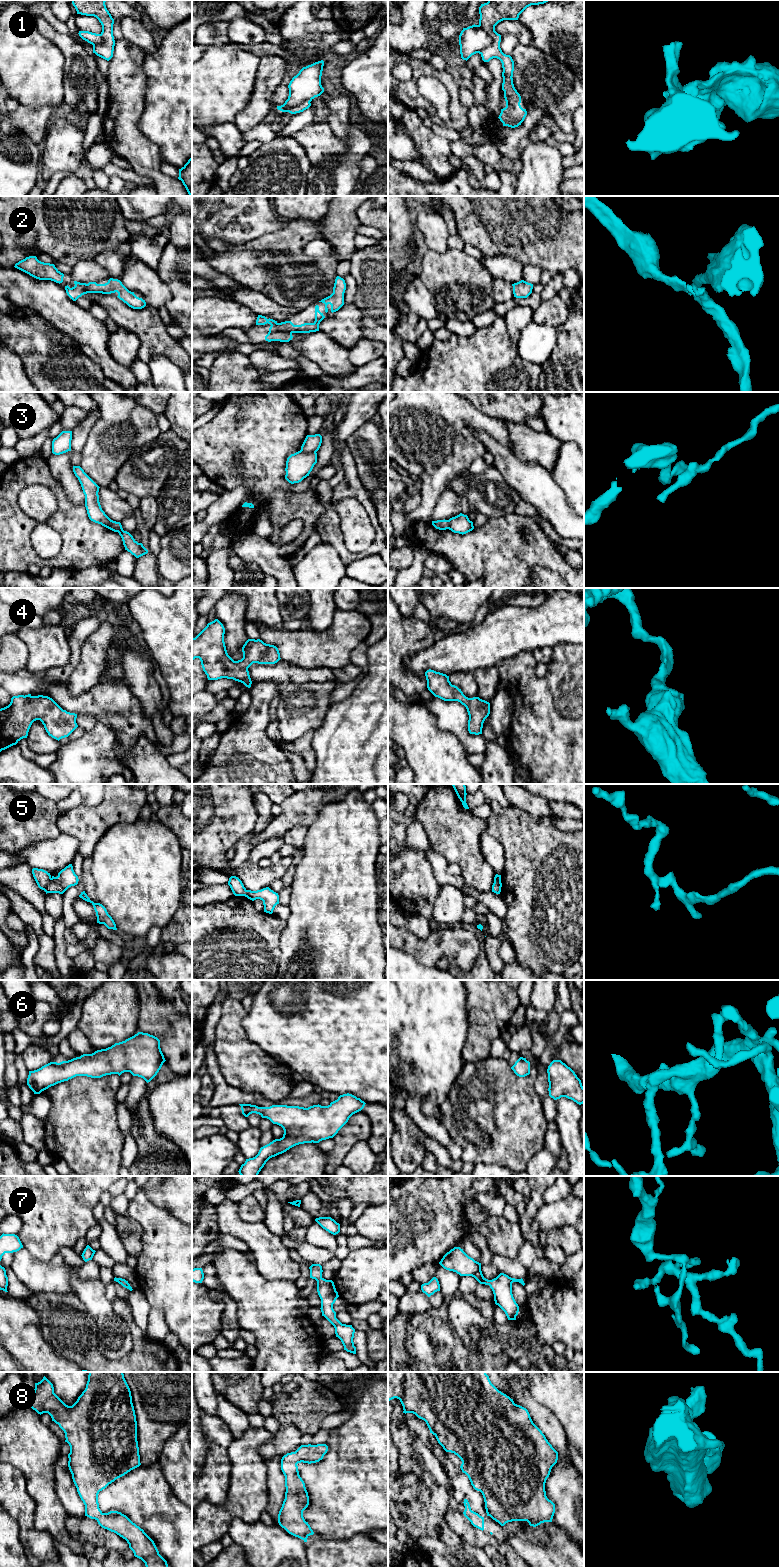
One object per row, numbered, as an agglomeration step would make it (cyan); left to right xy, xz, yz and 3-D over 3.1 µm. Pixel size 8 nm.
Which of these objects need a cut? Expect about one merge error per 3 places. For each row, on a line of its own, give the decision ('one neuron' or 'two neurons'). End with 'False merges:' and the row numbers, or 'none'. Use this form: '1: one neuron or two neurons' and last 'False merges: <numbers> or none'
1: two neurons
2: one neuron
3: two neurons
4: one neuron
5: two neurons
6: one neuron
7: one neuron
8: one neuron
False merges: 1, 3, 5

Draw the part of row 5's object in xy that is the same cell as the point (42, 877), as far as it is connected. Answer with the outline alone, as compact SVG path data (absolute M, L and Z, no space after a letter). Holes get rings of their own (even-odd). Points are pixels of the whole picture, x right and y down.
M33 868L32 869L33 877L38 885L38 887L45 891L47 885L51 881L51 875L43 869Z

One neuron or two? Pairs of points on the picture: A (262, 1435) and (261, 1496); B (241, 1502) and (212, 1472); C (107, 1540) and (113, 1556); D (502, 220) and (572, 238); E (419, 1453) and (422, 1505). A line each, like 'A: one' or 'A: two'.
A: one
B: two
C: two
D: one
E: two

